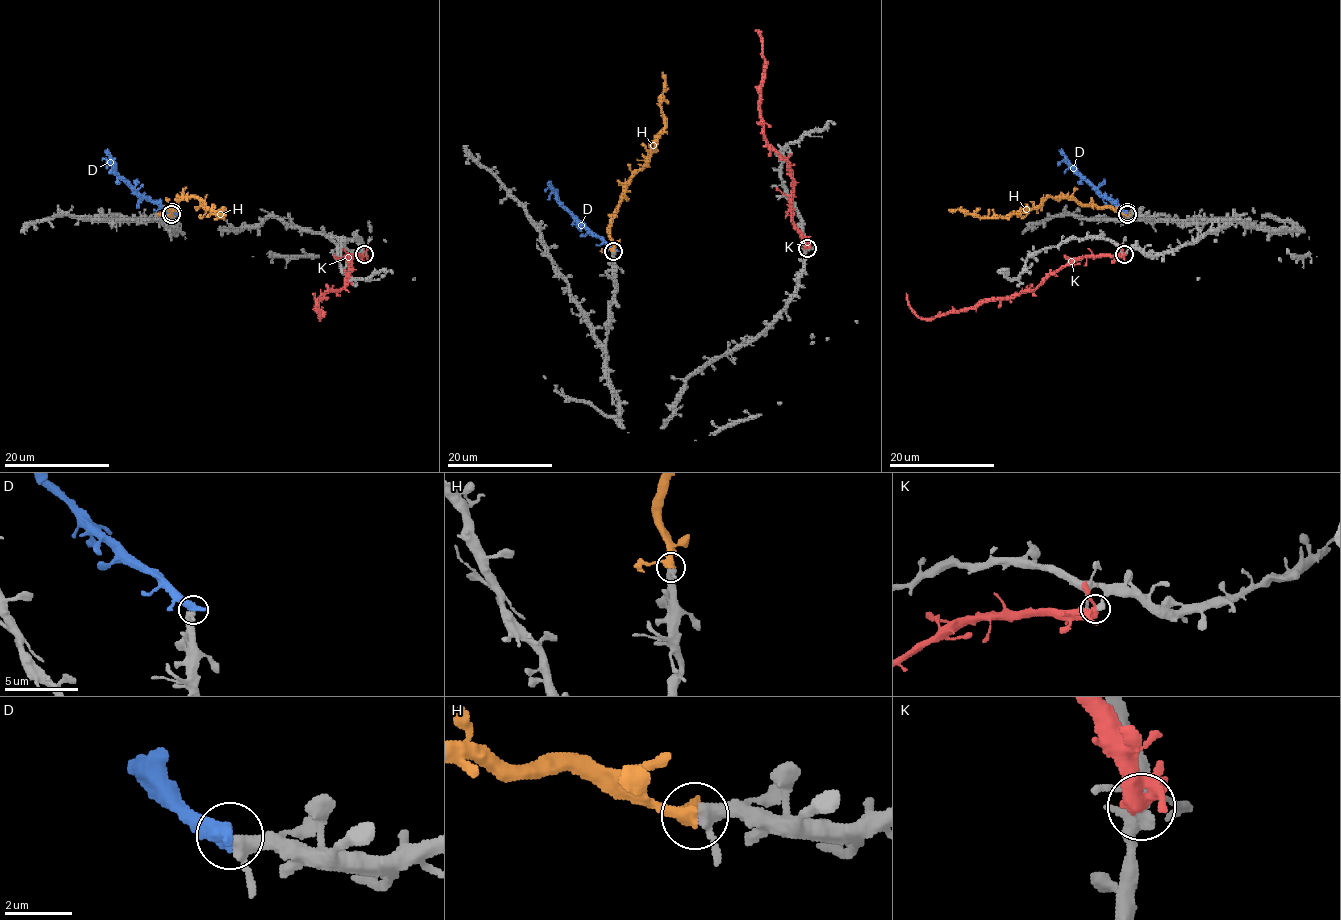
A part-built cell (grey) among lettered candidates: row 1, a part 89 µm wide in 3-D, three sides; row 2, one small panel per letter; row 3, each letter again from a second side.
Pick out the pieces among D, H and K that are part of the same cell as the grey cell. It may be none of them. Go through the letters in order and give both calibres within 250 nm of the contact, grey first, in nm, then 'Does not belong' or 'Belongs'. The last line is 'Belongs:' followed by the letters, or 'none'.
D: Thickness 360 nm (grey) against 600 nm. Does not belong
H: Thickness 360 nm (grey) against 360 nm. Belongs
K: Thickness 360 nm (grey) against 360 nm. Does not belong
Belongs: H

